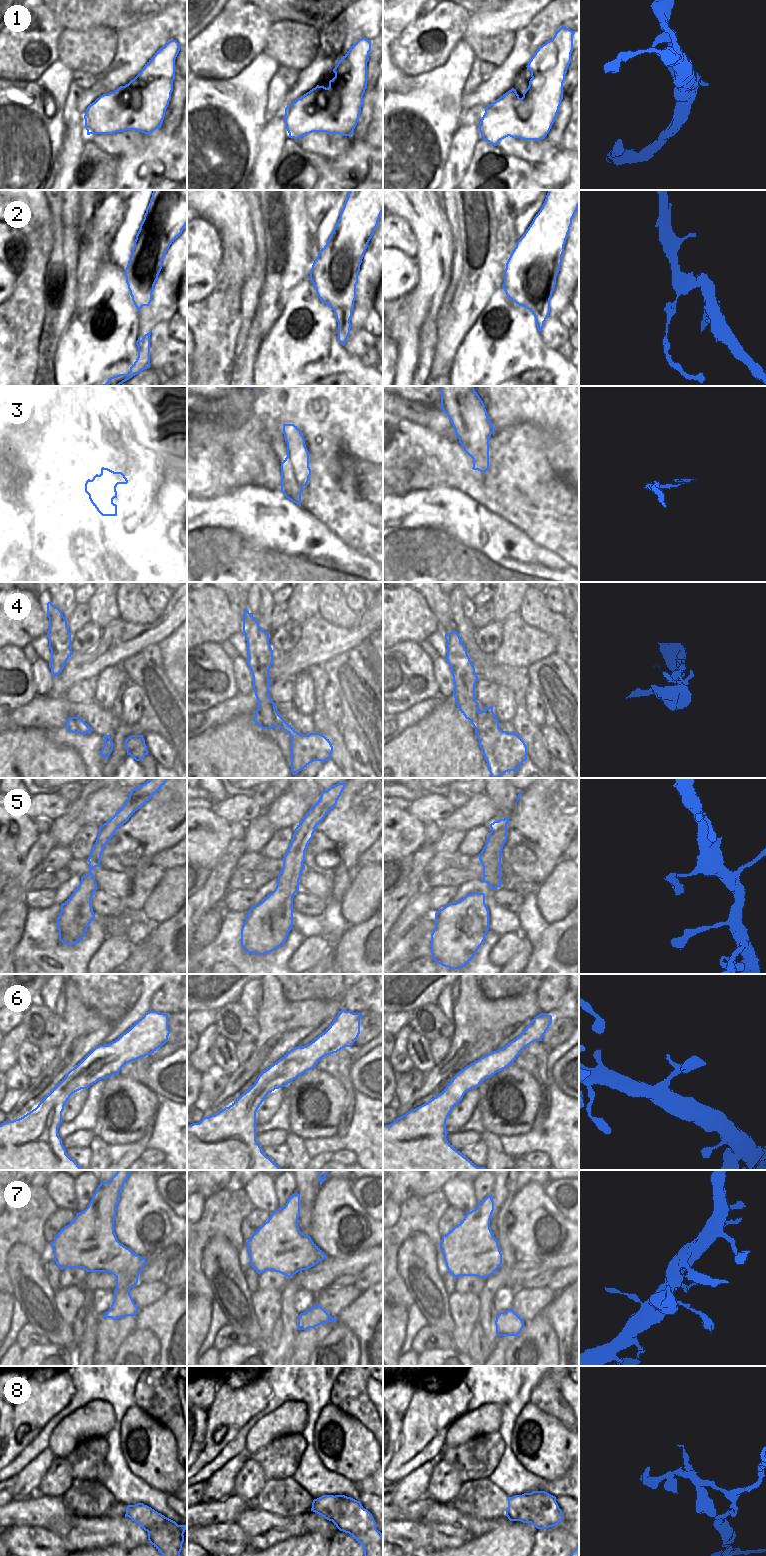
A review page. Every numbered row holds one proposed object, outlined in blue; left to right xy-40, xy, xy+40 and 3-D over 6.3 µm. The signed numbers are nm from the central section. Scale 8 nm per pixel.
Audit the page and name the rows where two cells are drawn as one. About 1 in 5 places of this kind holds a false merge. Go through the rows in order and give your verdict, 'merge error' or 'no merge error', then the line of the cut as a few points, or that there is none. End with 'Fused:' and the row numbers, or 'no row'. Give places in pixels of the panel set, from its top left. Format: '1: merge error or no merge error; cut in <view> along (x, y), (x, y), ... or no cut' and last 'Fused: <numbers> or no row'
1: no merge error; no cut
2: merge error; cut in xy along (349, 321), (346, 321), (338, 330)
3: no merge error; no cut
4: merge error; cut in xy+40 along (478, 710), (476, 719), (471, 721)
5: no merge error; no cut
6: no merge error; no cut
7: no merge error; no cut
8: merge error; cut in xy+40 along (522, 1494), (527, 1494), (531, 1498), (531, 1512), (527, 1522)
Fused: 2, 4, 8

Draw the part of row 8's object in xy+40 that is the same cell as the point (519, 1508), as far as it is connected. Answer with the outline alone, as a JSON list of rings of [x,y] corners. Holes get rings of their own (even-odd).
[[[515,1495],[508,1497],[508,1508],[506,1516],[510,1521],[521,1521],[528,1523],[528,1516],[532,1512],[530,1506],[532,1498],[529,1495]]]

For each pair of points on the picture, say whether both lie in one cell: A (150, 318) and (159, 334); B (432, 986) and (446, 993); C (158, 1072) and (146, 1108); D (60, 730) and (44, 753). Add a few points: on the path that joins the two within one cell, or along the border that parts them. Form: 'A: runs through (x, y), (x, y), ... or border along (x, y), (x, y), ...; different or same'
A: border along (167, 323), (160, 322), (152, 328); different
B: border along (451, 984), (447, 985), (440, 992), (435, 1003); different
C: border along (145, 1085), (159, 1099); different
D: border along (32, 727), (41, 729), (54, 742), (74, 749); different

